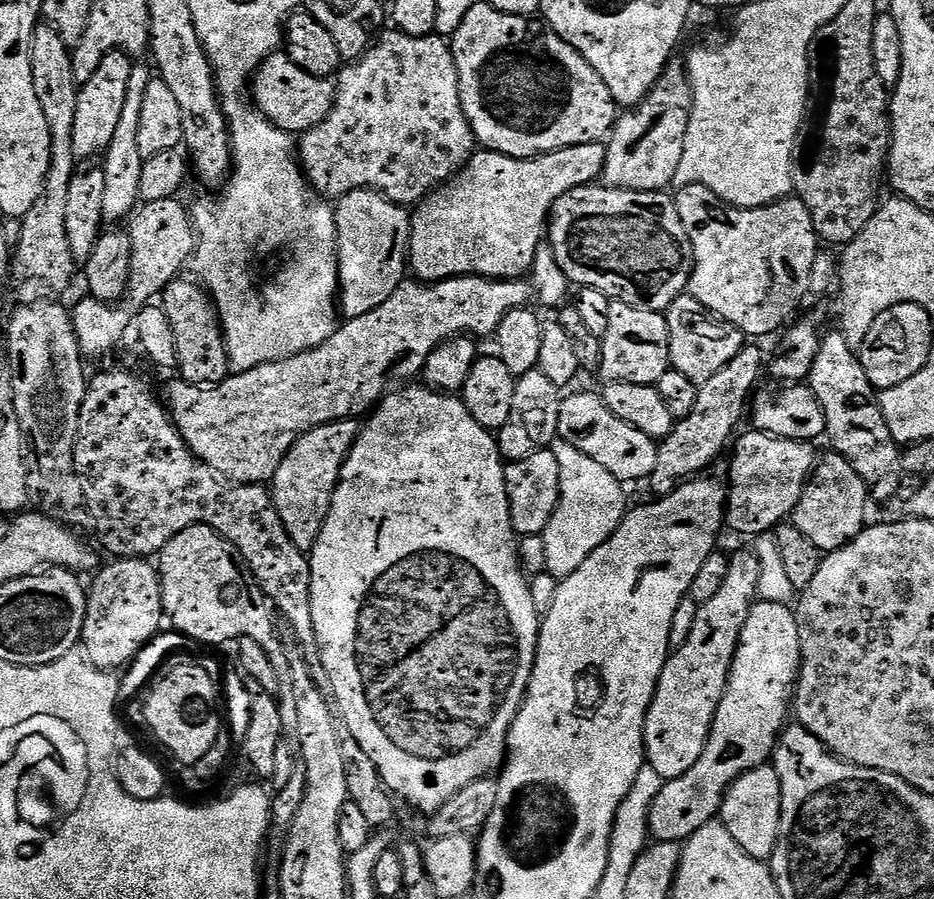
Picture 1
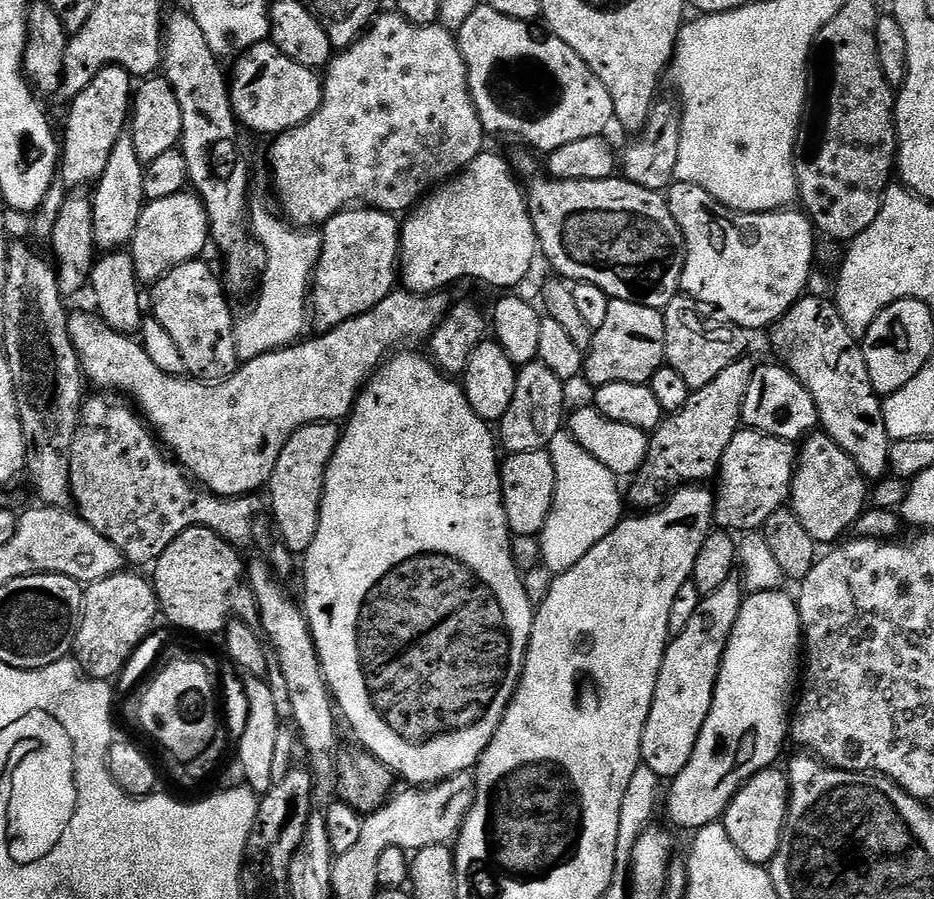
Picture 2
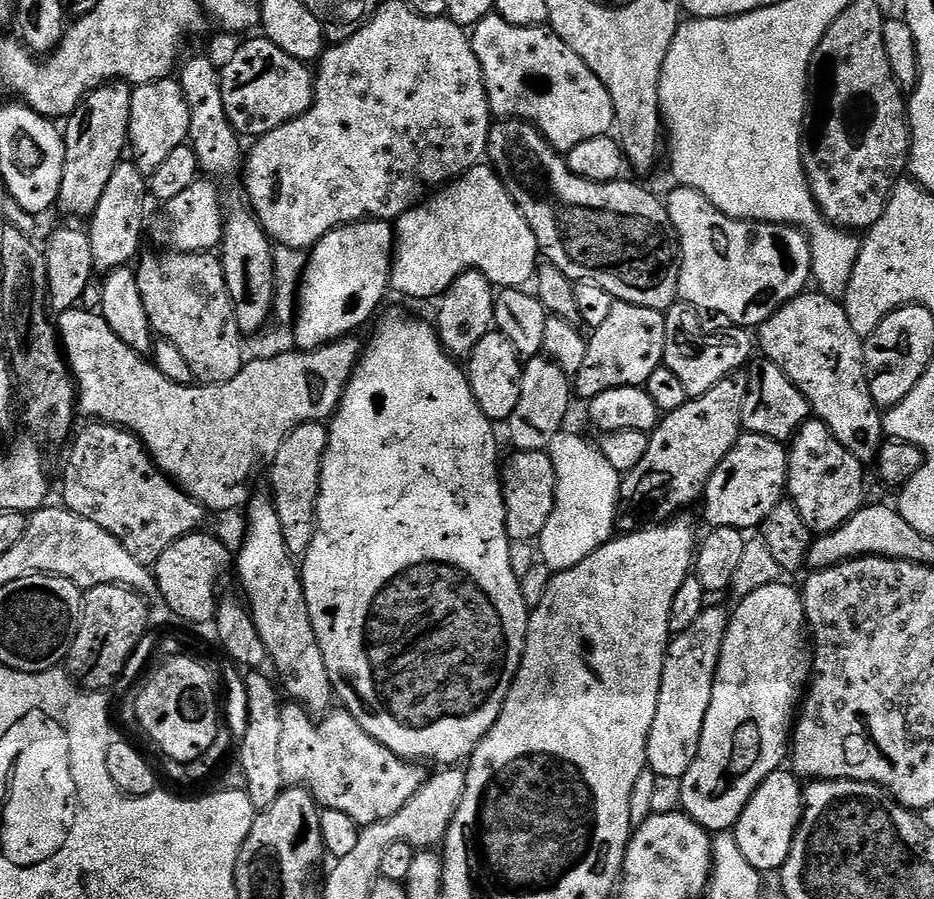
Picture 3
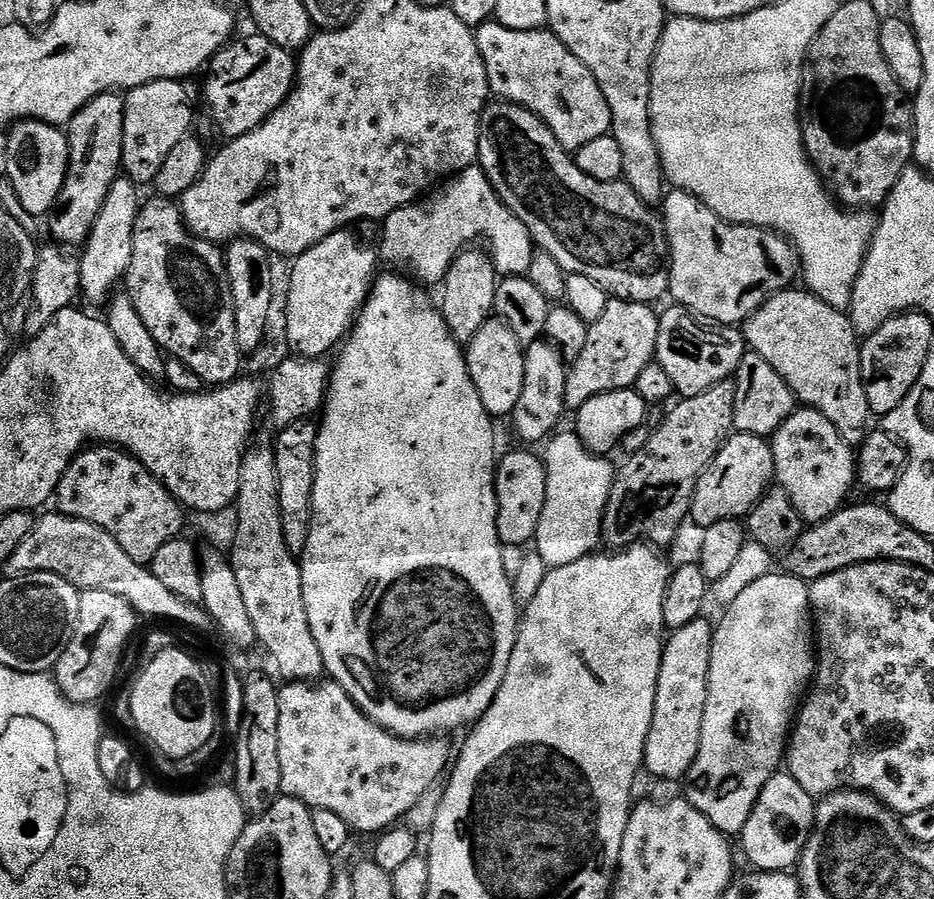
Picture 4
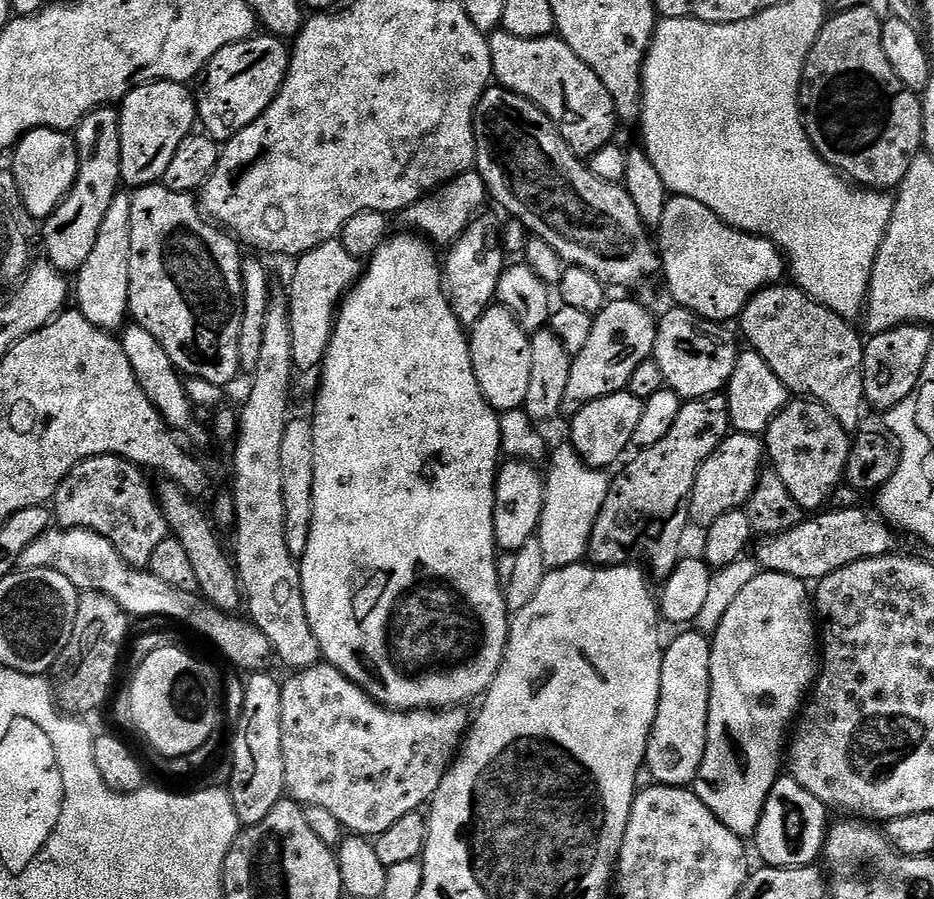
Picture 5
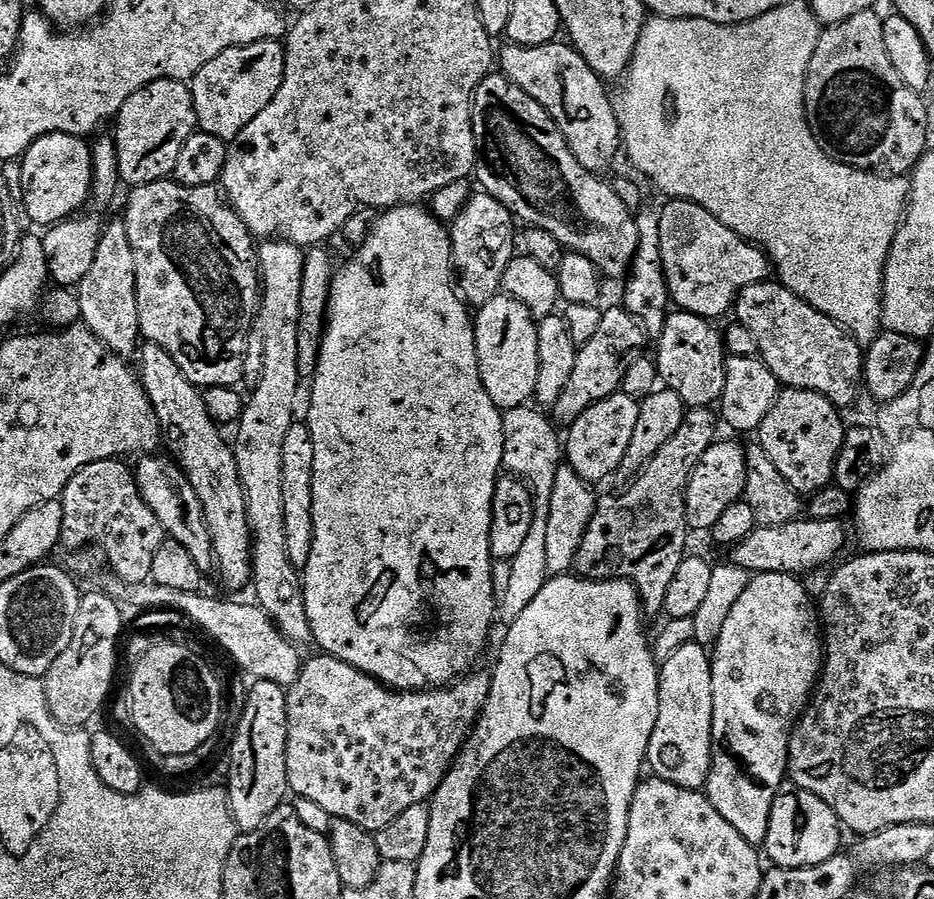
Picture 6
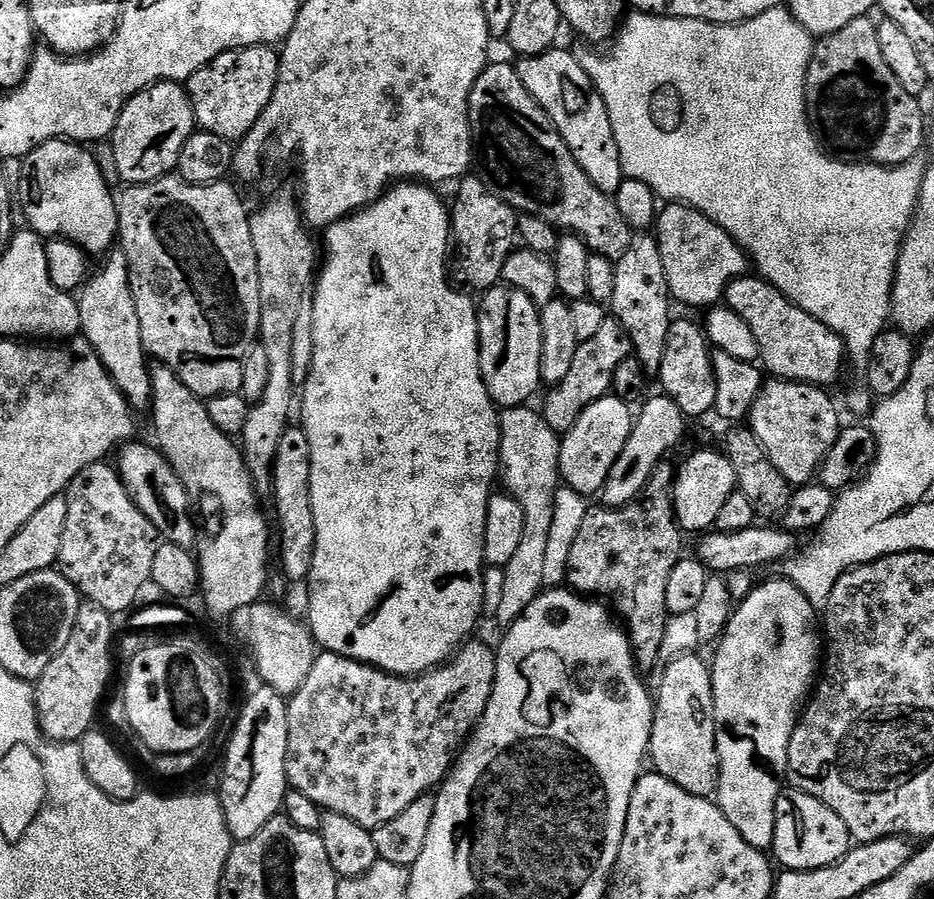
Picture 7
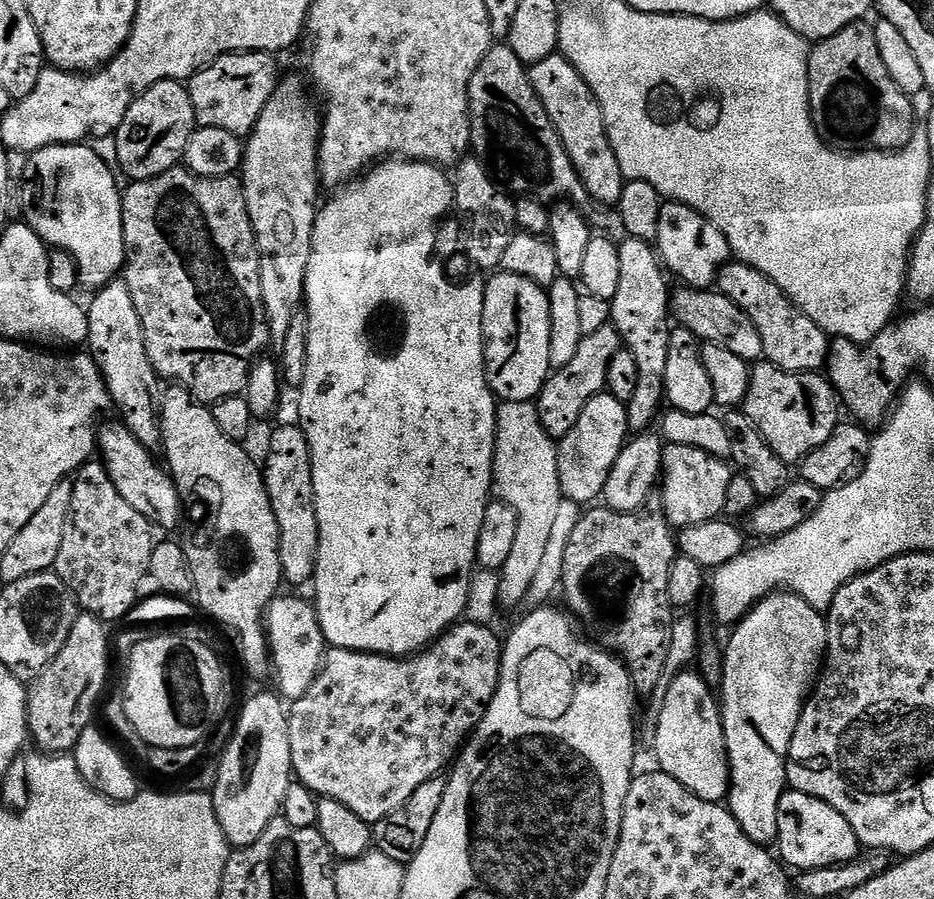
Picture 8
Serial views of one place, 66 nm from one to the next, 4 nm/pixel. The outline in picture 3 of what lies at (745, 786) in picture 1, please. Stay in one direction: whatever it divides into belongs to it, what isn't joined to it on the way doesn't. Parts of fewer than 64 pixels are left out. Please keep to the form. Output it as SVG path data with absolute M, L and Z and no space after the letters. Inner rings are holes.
M787 771L770 774L766 782L758 786L750 802L746 802L746 810L742 810L734 829L742 858L746 858L746 862L750 862L750 866L754 866L761 874L775 873L784 865L804 813L801 781L791 771Z

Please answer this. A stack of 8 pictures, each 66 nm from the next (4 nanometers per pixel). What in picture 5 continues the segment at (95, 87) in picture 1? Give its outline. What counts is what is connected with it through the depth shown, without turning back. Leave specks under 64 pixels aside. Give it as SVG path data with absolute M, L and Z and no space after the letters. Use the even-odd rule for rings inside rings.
M112 106L96 108L74 130L74 139L80 155L80 173L76 185L42 224L43 255L57 270L65 274L75 274L82 266L86 266L86 258L90 258L90 253L94 251L94 242L98 242L98 229L102 227L102 218L106 218L110 202L114 202L116 193L122 188L119 111Z

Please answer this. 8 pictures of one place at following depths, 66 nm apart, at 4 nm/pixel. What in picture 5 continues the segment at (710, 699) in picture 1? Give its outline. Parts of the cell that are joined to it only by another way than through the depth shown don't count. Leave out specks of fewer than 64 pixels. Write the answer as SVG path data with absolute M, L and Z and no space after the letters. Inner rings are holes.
M684 630L681 636L672 640L672 645L664 648L662 662L662 686L658 698L658 710L654 718L654 726L650 730L648 749L644 755L646 767L650 770L653 781L671 788L683 788L691 785L702 766L702 758L706 754L706 738L708 737L708 715L710 714L710 650L712 641L703 632Z

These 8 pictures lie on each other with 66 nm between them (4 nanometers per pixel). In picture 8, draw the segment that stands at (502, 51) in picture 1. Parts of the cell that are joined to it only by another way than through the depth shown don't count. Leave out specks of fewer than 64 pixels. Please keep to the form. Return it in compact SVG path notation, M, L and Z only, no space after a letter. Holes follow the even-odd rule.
M559 54L531 65L528 77L542 106L546 106L546 114L550 114L550 122L554 122L554 130L558 130L562 146L582 186L588 191L588 200L604 208L615 209L622 198L626 181L622 166L618 166L618 158L614 158L614 146L610 146L602 106L598 98L594 98L594 90L586 86L586 78L574 70L571 62Z

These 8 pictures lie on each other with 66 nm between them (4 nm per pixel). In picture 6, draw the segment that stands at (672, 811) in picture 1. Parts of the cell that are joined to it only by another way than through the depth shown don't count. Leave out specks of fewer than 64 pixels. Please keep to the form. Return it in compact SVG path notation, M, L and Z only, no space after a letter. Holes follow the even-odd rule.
M786 574L753 575L749 579L746 590L742 593L742 598L738 598L734 610L730 610L730 618L726 618L726 626L722 626L722 636L718 638L718 642L710 652L712 657L712 689L714 690L714 714L712 715L714 731L712 733L712 765L708 775L706 795L714 806L714 810L718 810L718 814L722 814L722 818L726 818L726 822L730 822L730 826L734 826L734 830L738 830L738 834L742 834L742 838L746 838L746 842L757 846L763 845L770 822L770 810L774 806L774 798L786 784L788 739L792 736L792 729L795 728L796 721L800 719L812 698L824 663L824 641L822 639L822 624L818 619L818 608L814 600L811 600L813 597L810 595L809 589L805 585L804 589L800 584L803 583L797 577Z

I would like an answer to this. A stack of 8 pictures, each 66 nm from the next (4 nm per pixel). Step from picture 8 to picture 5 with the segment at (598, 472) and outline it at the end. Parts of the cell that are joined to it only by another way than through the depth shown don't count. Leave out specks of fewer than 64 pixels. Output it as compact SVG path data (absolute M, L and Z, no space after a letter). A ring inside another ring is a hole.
M627 390L610 394L606 398L598 398L598 402L590 402L590 406L582 406L582 410L578 410L578 414L570 420L572 449L591 468L608 470L611 469L611 464L619 465L620 455L630 448L634 430L638 430L638 422L642 422L643 409L644 401L634 398L634 394Z

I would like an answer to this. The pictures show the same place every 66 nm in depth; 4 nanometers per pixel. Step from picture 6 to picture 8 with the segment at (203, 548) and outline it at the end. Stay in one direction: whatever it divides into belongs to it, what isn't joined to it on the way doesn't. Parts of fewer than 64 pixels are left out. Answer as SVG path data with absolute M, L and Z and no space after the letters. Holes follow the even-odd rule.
M115 422L98 436L98 456L104 468L110 474L114 486L118 486L118 494L126 498L126 503L134 506L138 514L152 521L157 529L176 528L180 524L180 515L185 515L186 508L180 499L176 483L165 465L155 460L153 449L142 446L138 438L123 422Z

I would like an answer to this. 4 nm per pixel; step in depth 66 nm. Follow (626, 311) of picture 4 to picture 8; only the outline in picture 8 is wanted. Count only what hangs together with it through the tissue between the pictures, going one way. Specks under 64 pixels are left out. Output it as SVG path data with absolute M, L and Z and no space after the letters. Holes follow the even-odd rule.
M611 323L594 330L594 334L586 334L582 342L578 342L578 351L574 353L568 365L555 369L542 386L542 390L534 401L538 410L538 418L542 418L542 430L550 434L554 441L560 441L574 430L582 410L586 410L590 398L600 395L606 389L606 373L610 371L610 362L614 362L614 354L622 351L620 335Z

